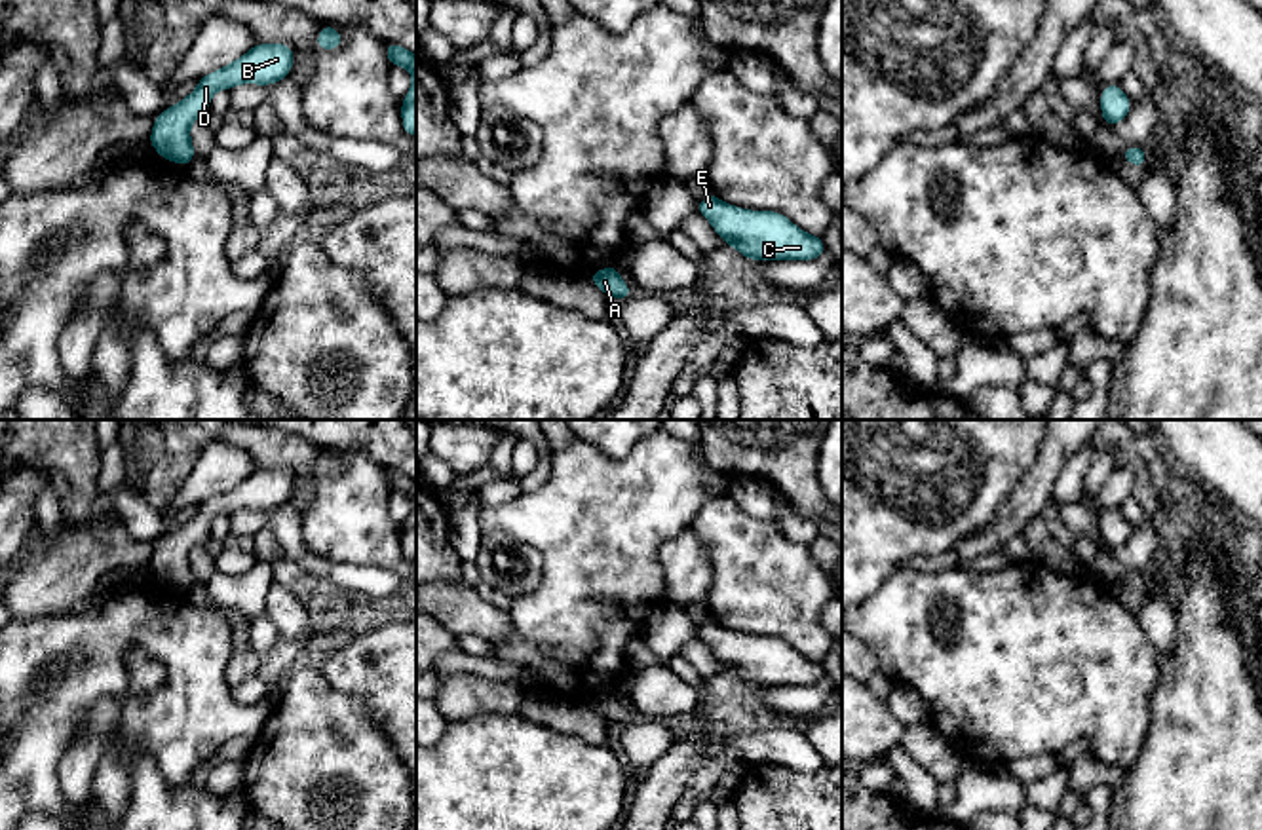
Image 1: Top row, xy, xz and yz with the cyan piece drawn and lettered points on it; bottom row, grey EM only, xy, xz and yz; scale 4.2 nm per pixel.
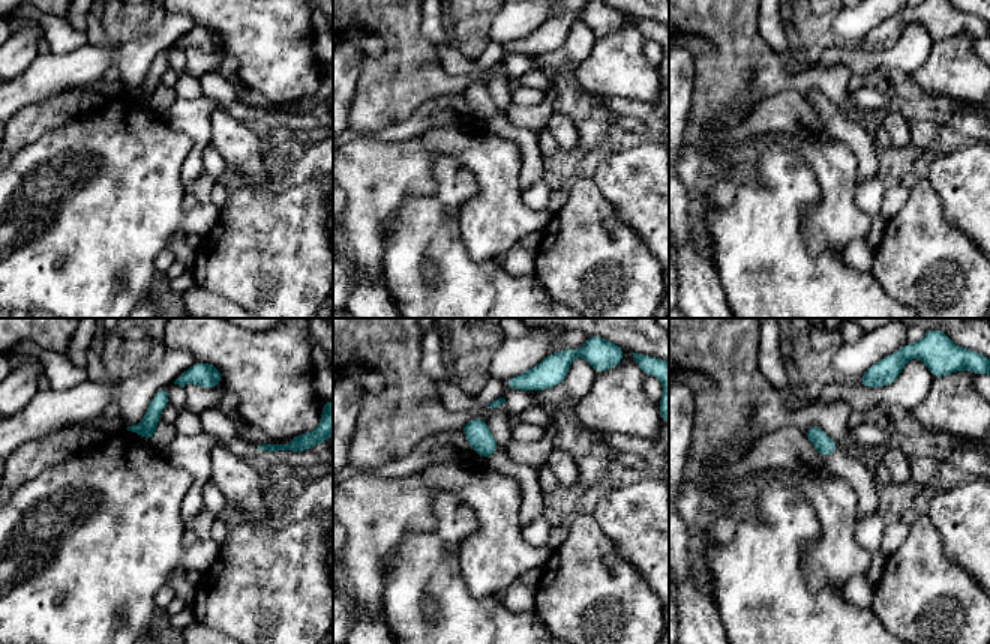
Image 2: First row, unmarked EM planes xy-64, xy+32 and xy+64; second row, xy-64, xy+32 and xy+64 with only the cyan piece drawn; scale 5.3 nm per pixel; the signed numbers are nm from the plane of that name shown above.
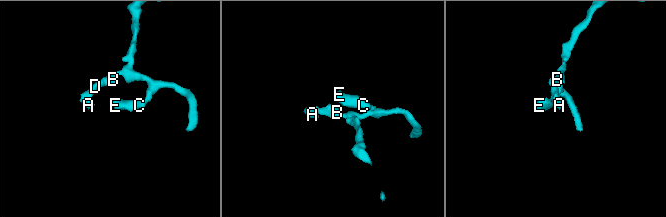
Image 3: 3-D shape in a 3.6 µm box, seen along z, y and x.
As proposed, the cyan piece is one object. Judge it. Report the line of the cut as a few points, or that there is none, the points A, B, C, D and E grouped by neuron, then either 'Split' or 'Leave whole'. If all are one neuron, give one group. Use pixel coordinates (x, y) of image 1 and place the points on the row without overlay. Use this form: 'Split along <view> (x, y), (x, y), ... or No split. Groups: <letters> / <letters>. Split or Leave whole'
No split. Groups: A B C D E. Leave whole

